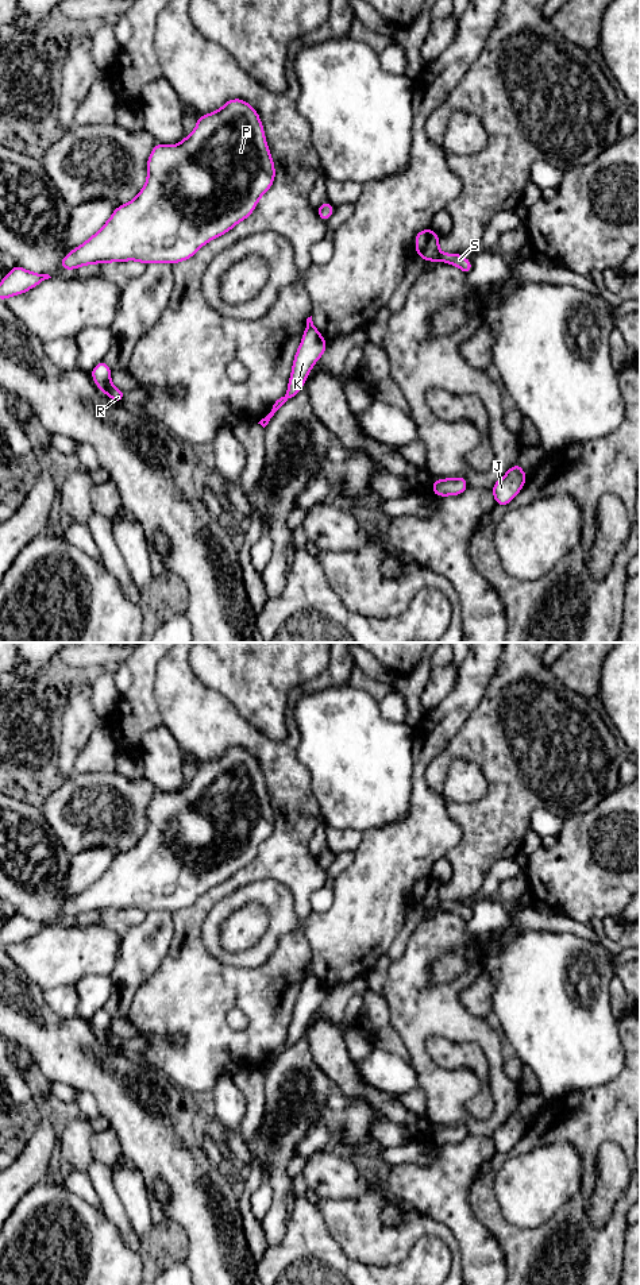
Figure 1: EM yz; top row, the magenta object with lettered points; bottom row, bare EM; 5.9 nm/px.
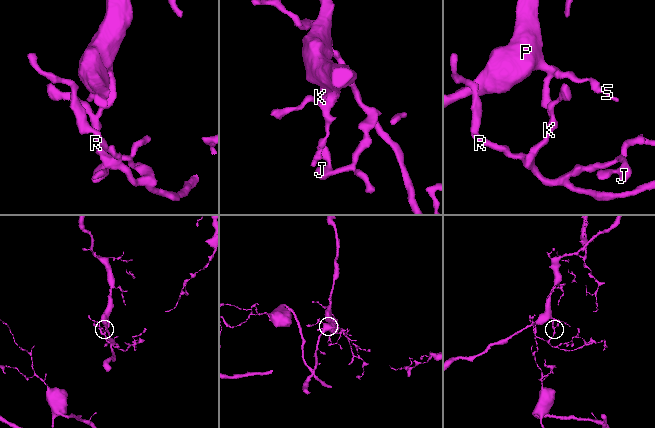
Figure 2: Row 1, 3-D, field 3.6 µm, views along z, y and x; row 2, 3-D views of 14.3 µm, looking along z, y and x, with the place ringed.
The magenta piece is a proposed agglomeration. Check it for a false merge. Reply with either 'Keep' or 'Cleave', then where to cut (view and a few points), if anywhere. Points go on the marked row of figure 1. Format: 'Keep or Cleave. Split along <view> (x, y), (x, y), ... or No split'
Cleave. Split along yz (312, 323), (307, 325)

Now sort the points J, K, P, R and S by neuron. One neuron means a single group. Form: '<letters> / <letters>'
J K R / P S

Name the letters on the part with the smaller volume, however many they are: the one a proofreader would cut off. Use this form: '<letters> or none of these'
J, K, R

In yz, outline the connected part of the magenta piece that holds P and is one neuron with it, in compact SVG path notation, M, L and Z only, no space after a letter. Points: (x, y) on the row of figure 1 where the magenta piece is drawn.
M228 100L219 111L197 117L194 131L173 146L155 143L147 159L147 181L128 204L119 205L109 220L85 243L62 258L59 266L68 271L90 263L138 261L178 263L192 258L212 239L227 234L255 209L275 177L275 167L266 143L259 113L244 100Z

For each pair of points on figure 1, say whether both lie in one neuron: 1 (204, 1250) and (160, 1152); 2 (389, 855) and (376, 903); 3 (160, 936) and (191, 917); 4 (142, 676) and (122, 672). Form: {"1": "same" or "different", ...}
{"1": "same", "2": "same", "3": "different", "4": "different"}

